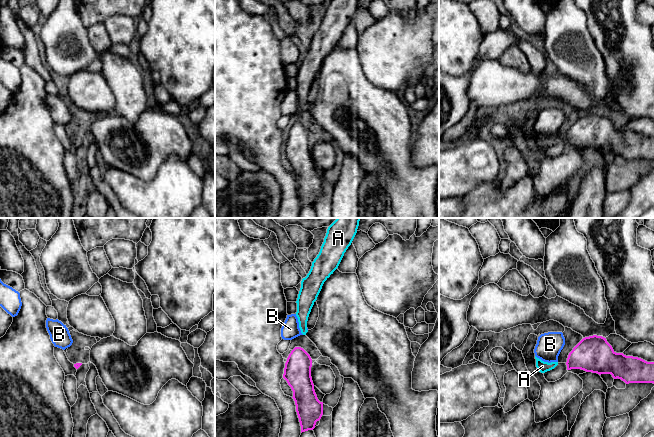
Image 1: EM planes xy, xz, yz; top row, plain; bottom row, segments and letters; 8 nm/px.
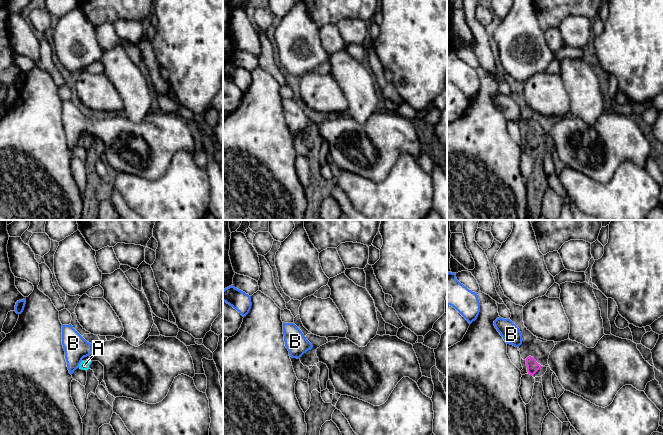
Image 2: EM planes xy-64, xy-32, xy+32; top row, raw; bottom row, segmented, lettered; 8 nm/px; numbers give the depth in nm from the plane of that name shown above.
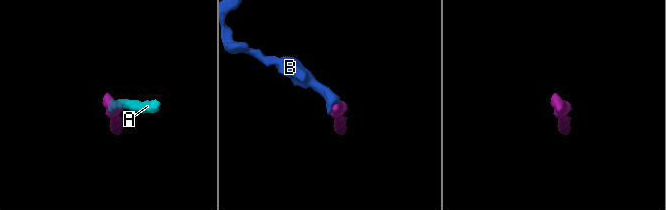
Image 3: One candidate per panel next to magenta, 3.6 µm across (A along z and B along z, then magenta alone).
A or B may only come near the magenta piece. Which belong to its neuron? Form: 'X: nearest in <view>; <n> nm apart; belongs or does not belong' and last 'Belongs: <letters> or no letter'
A: nearest in yz; 70 nm apart; belongs
B: nearest in yz; 70 nm apart; does not belong
Belongs: A

